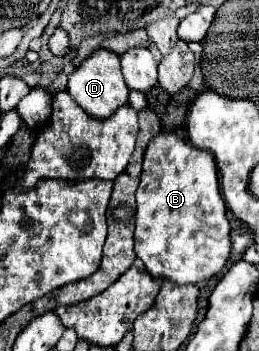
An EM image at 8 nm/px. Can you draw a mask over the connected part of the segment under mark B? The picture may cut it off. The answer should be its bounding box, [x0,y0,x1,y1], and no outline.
[135,132,231,284]

